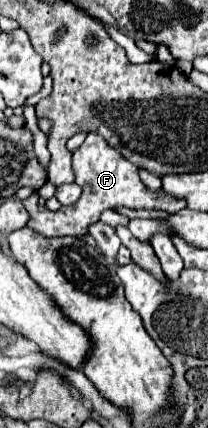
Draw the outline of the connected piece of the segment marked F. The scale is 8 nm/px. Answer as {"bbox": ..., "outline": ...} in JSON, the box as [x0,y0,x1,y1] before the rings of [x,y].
{"bbox":[23,134,187,238],"outline":[[[87,134],[81,148],[73,152],[73,172],[75,182],[83,188],[81,198],[71,206],[61,206],[57,212],[49,212],[45,206],[38,204],[38,193],[23,201],[29,212],[27,226],[37,234],[47,238],[55,236],[83,236],[93,222],[99,221],[99,214],[103,210],[113,210],[115,206],[125,206],[133,210],[163,210],[163,212],[179,212],[187,204],[181,198],[173,198],[167,192],[151,192],[139,178],[137,166],[133,166],[127,158],[123,158],[115,148],[111,148],[99,134]]]}

